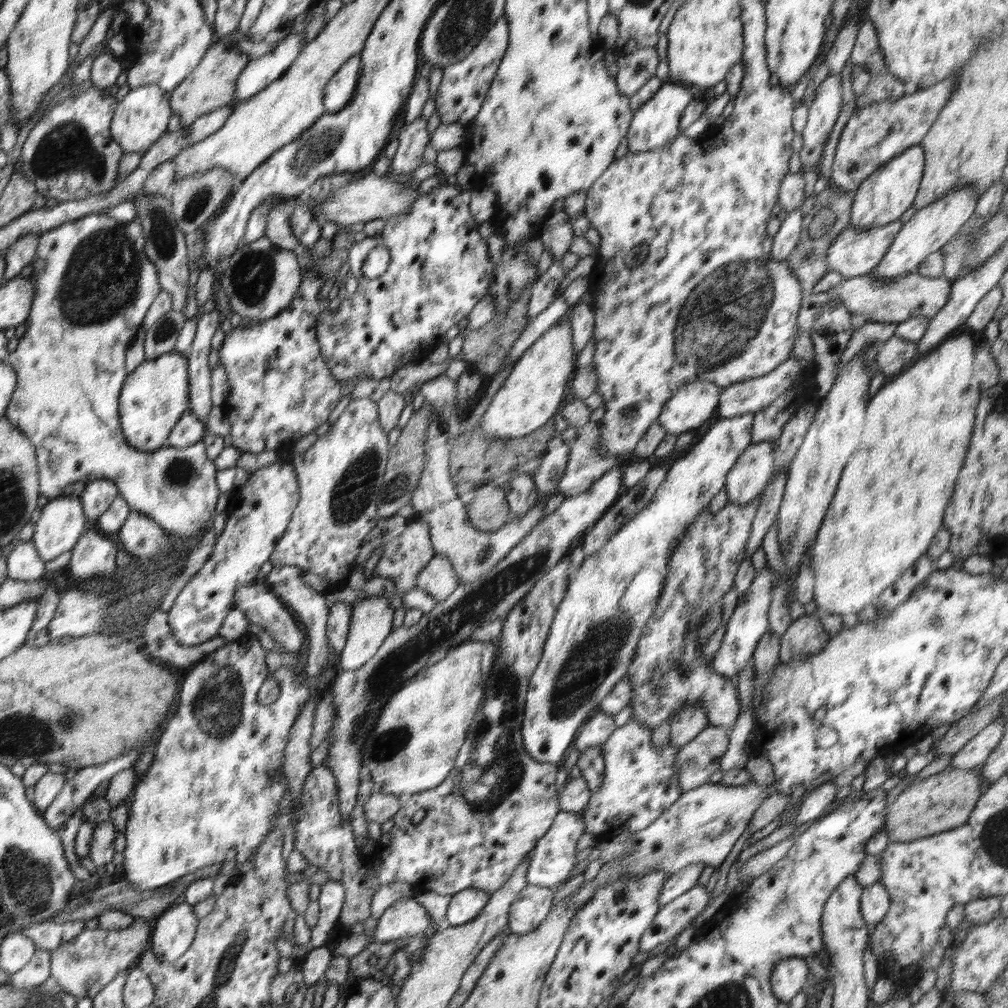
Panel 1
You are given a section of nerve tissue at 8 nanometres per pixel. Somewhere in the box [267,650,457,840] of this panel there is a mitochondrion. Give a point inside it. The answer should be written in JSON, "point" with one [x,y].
{"point":[387,742]}

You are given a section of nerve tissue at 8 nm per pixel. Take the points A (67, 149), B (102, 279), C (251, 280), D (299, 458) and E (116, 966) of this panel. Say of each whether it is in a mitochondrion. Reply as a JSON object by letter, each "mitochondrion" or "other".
{"A":"mitochondrion","B":"mitochondrion","C":"mitochondrion","D":"other","E":"other"}

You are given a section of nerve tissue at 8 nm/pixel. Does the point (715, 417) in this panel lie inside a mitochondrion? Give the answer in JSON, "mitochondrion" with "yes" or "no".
{"mitochondrion":"no"}

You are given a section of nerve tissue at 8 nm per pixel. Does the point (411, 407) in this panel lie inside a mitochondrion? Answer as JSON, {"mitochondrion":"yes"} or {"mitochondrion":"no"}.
{"mitochondrion":"no"}

